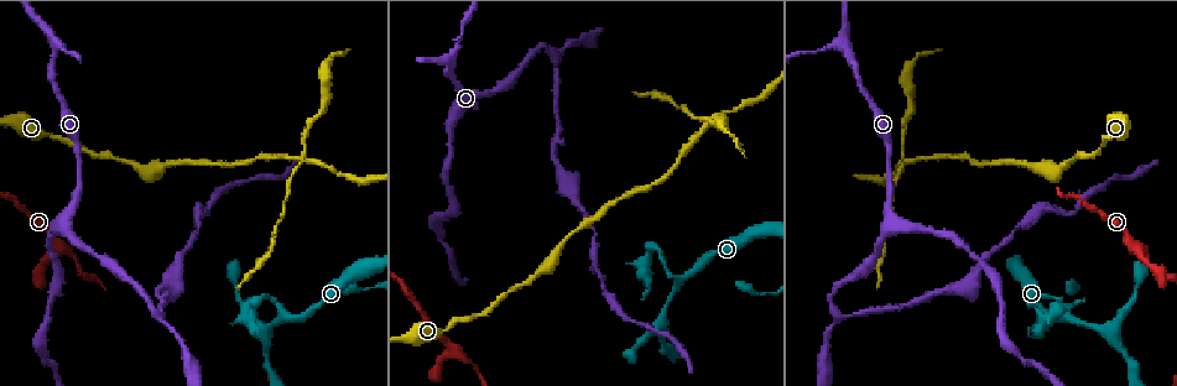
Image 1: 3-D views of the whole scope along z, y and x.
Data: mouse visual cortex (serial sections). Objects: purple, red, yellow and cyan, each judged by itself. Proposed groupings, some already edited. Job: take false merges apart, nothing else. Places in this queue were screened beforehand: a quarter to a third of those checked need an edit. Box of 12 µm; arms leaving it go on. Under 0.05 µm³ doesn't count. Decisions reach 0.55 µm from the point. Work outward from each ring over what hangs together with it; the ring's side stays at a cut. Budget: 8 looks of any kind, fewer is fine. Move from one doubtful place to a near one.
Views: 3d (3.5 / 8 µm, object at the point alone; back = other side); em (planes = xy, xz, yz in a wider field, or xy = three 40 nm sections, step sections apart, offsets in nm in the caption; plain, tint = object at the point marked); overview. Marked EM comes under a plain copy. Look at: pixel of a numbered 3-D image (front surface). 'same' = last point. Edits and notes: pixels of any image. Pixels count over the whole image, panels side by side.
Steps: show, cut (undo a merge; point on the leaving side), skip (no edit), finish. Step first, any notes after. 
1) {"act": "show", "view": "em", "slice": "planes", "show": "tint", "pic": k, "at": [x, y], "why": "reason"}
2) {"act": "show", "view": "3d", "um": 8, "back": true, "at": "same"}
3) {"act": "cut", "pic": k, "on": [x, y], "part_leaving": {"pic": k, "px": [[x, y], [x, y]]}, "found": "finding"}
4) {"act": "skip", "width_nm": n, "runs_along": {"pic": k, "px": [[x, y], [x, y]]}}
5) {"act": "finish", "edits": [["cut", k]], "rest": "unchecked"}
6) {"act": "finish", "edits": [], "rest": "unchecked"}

{"act": "show", "view": "3d", "um": 3.5, "pic": 1, "at": [77, 261], "why": "thick turns thin"}

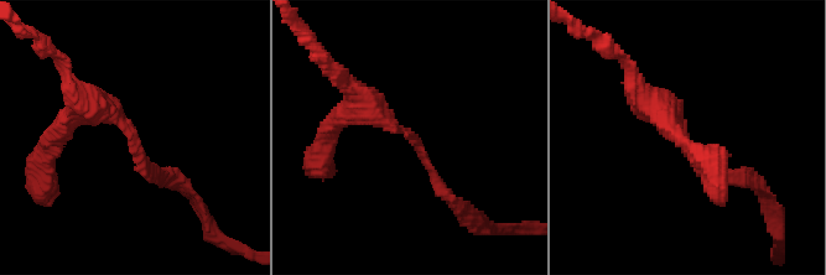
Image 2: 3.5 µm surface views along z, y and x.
{"act": "show", "view": "em", "slice": "xy", "step": 2, "show": "tint", "pic": 2, "at": [409, 133], "arm_widths_nm": [150, 350]}

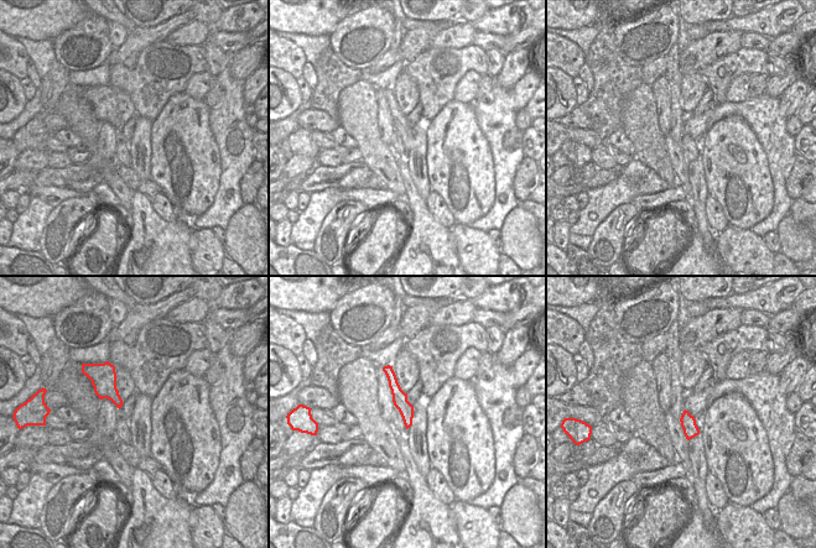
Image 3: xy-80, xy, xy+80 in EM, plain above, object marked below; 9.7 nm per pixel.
{"act": "skip", "found": "one cell here"}

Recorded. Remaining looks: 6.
{"act": "show", "view": "3d", "um": 3.5, "pic": 1, "at": [649, 252], "why": "sharp bend"}

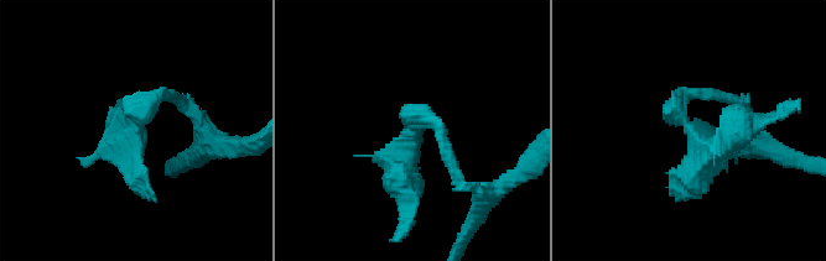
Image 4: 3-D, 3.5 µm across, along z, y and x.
{"act": "show", "view": "em", "slice": "planes", "show": "tint", "pic": 4, "at": [410, 134], "why": "shape alone is not enough"}

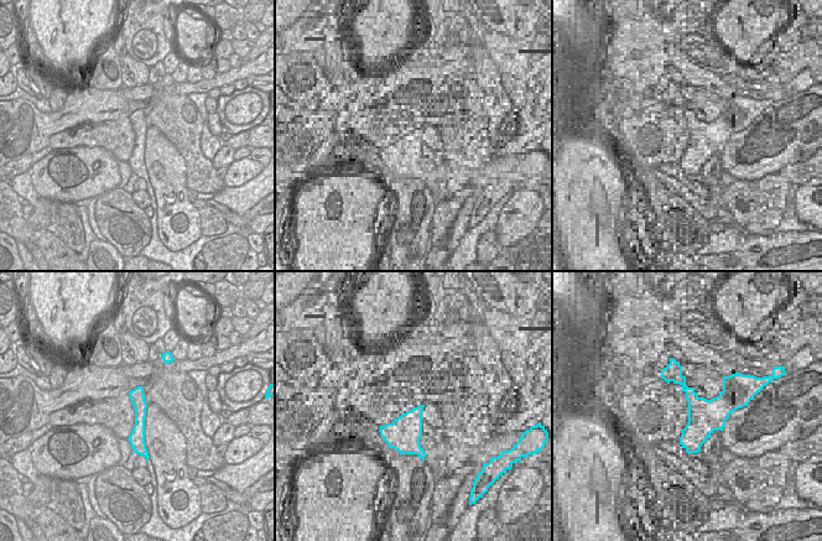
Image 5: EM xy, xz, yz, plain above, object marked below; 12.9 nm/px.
{"act": "cut", "pic": 4, "on": [710, 166], "width_nm": 190, "part_leaving": {"pic": 4, "px": [[409, 140], [404, 228]]}, "found": "a second cell is stuck on"}

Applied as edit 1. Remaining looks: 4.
{"act": "show", "view": "3d", "um": 8, "pic": 1, "at": [308, 158], "why": "four or more arms meet"}

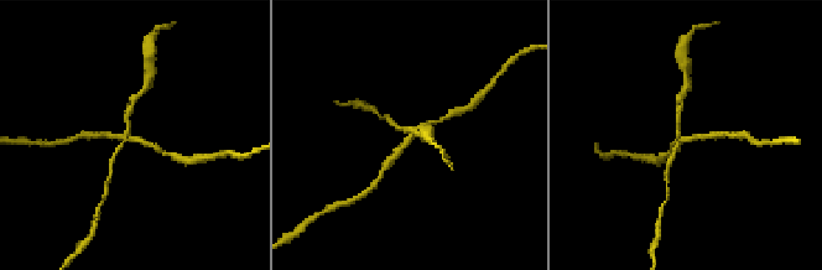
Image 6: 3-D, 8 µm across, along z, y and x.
{"act": "show", "view": "em", "slice": "xy", "step": 1, "show": "tint", "pic": 6, "at": [409, 137], "arms": 4, "arm_widths_nm": [150, 150, 150, 200], "why": "need the tissue"}

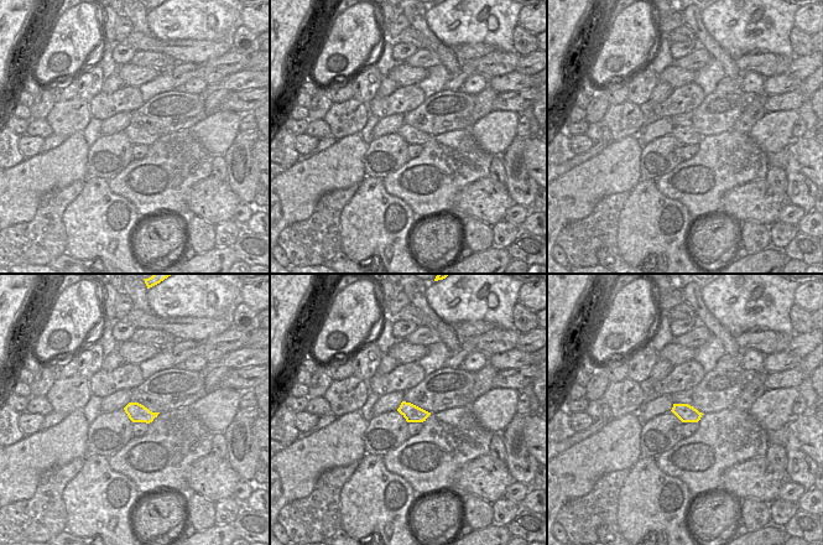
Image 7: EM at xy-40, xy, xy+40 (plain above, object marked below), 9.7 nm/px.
{"act": "skip", "runs_along": {"pic": 6, "px": [[712, 135], [681, 138], [680, 112]]}, "found": "continuous, no second cell"}

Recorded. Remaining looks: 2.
{"act": "finish", "edits": [["cut", 4]], "rest": "unchecked"}

